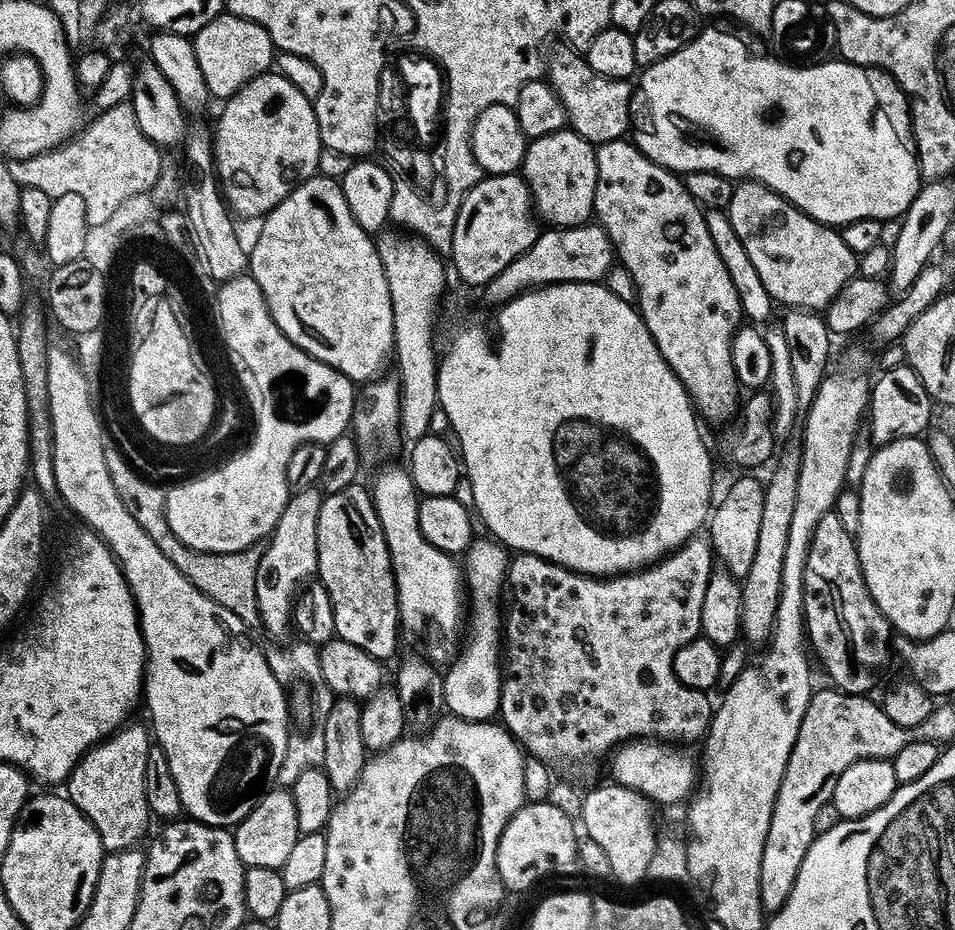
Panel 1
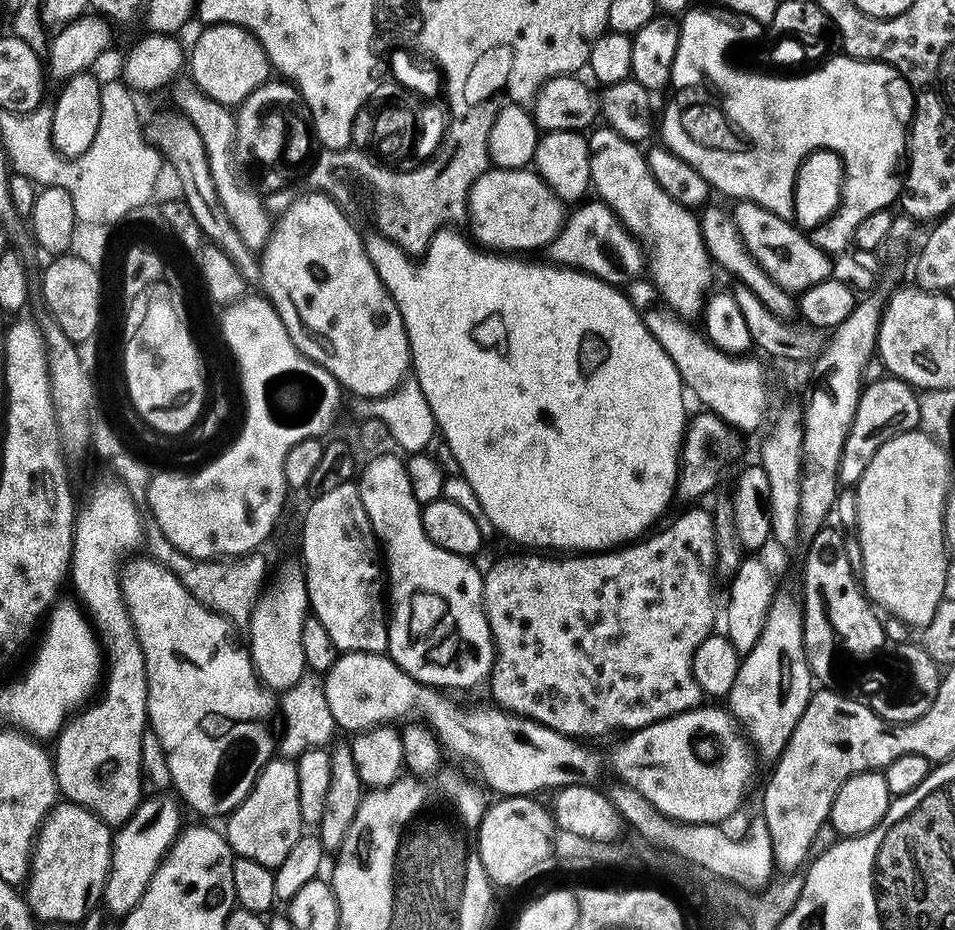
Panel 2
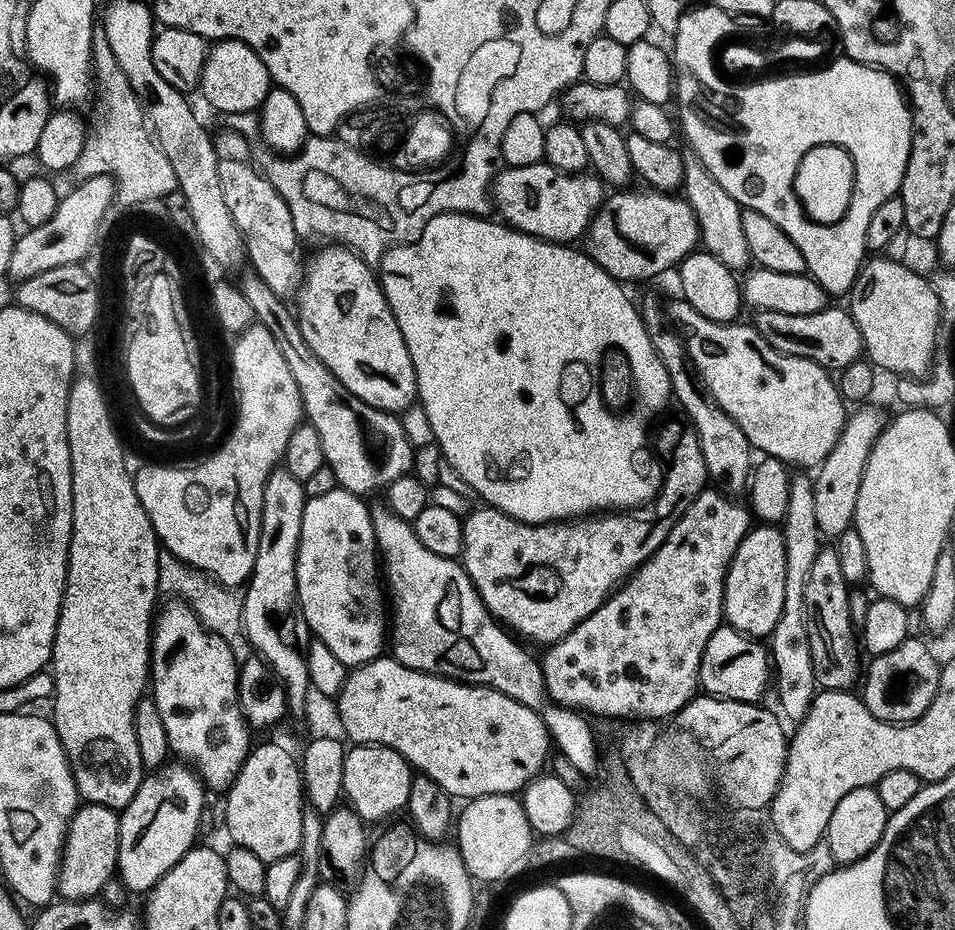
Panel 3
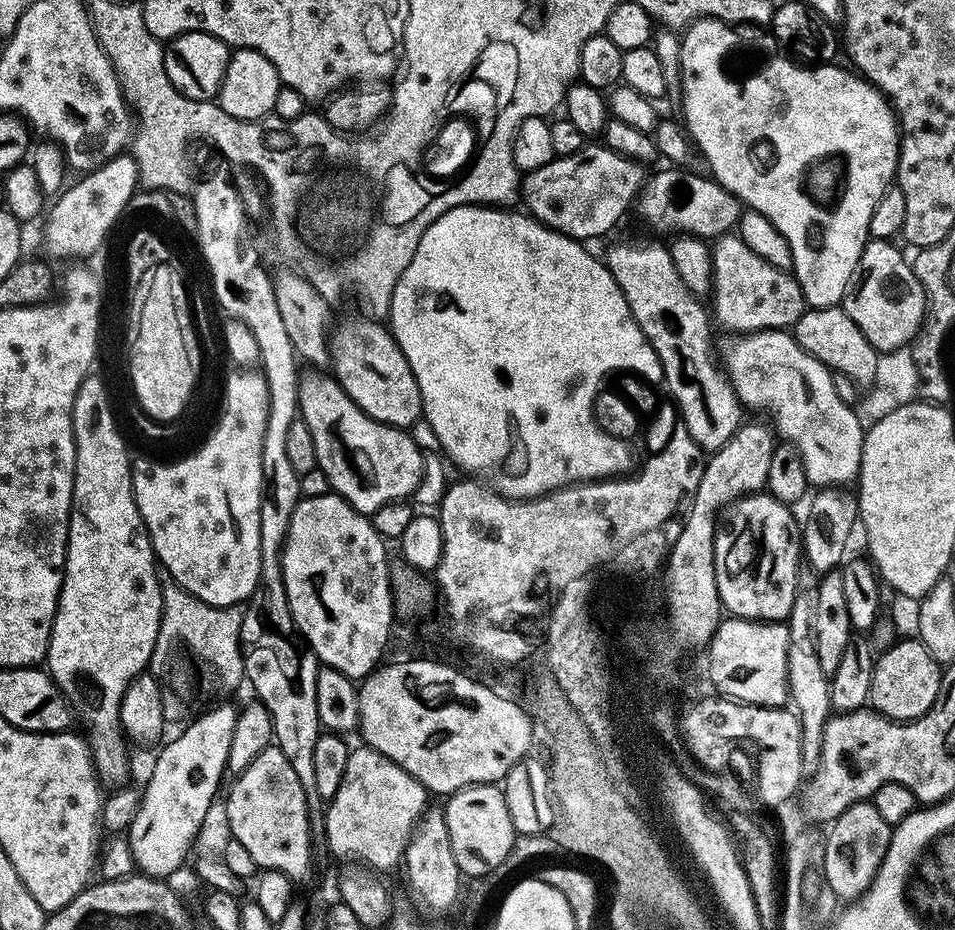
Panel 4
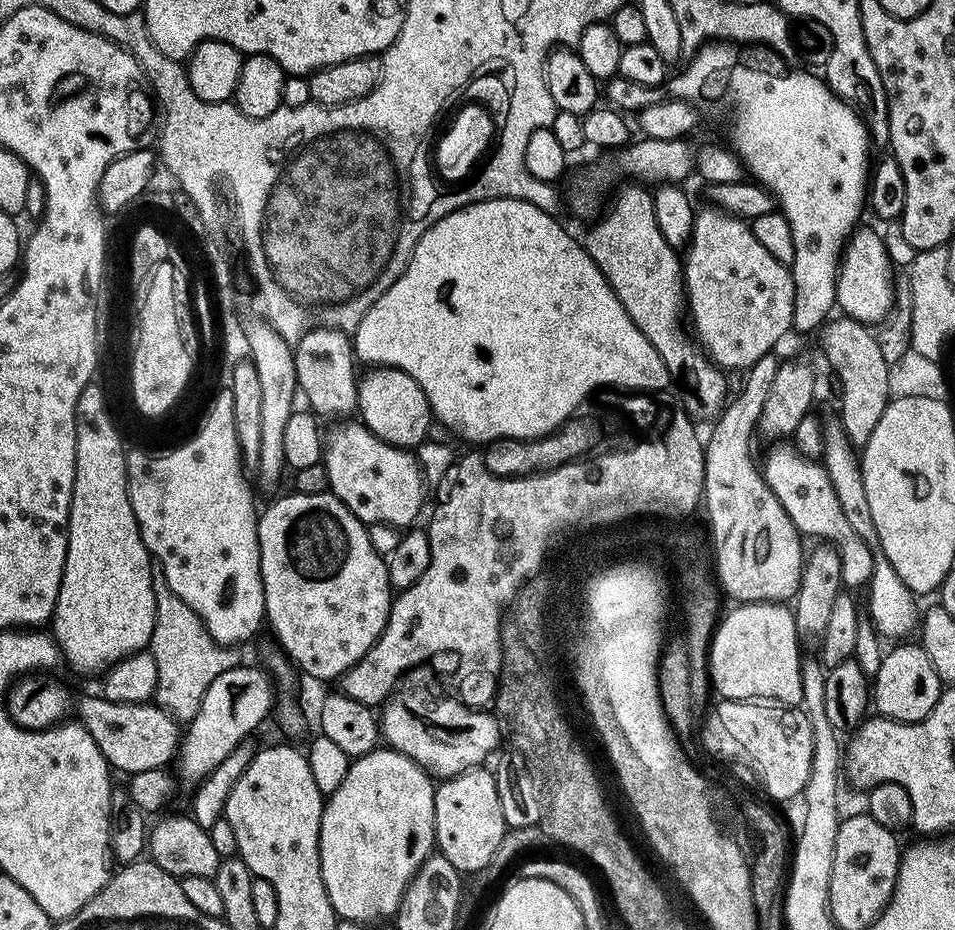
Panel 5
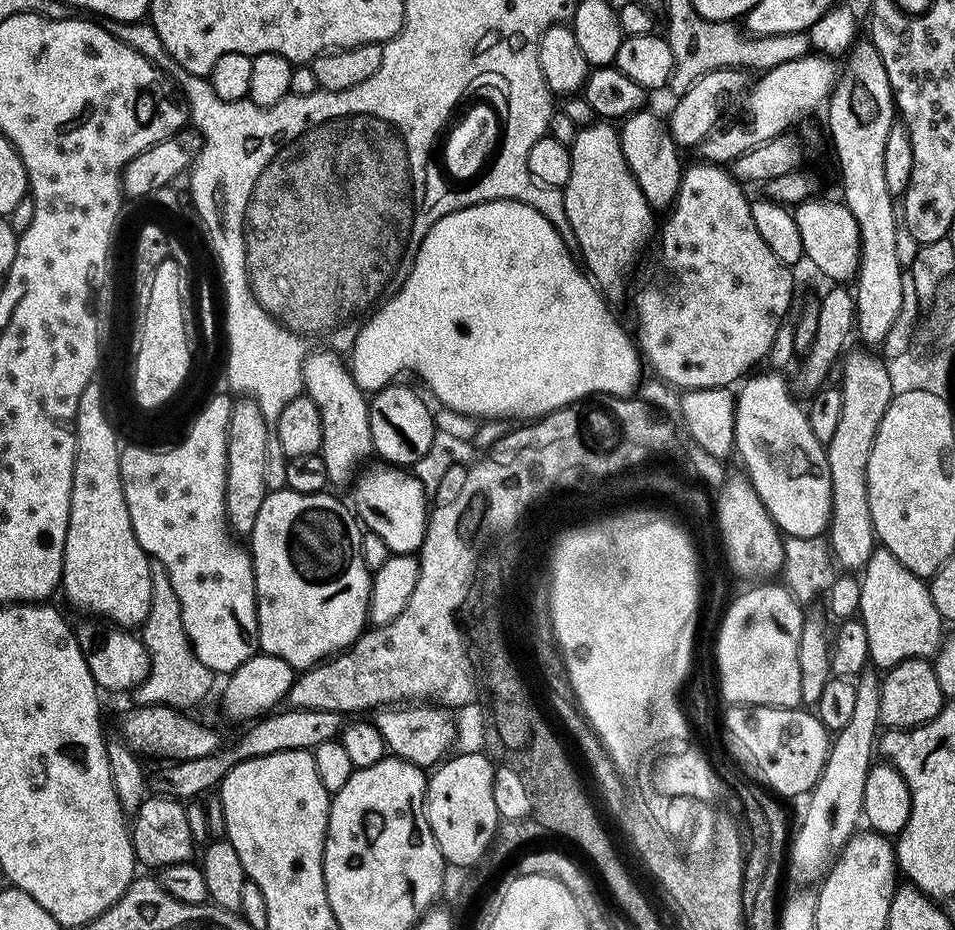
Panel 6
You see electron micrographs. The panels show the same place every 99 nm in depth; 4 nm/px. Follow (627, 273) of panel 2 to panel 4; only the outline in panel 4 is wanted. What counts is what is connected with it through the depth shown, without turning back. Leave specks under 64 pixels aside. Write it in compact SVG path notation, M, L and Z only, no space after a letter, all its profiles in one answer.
M668 166L665 172L649 179L638 196L638 206L644 220L652 228L673 228L673 233L701 238L719 238L739 225L742 205L715 179L703 180L695 171Z

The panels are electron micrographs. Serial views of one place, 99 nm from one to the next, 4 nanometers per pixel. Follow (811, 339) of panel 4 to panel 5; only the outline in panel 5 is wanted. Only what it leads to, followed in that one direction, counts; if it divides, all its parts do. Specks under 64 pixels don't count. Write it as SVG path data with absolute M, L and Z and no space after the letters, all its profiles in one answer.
M833 319L823 329L824 356L840 379L839 427L852 446L862 446L870 438L874 426L878 426L878 418L882 418L890 399L887 380L889 364L882 358L881 347L869 325L859 324L857 320L839 319Z

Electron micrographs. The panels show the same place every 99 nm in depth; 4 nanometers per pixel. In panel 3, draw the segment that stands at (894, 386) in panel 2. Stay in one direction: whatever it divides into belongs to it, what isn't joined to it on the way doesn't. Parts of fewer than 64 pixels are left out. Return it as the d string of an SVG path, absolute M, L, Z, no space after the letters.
M857 407L847 417L841 436L834 448L820 467L815 469L814 483L814 514L816 526L821 533L837 538L844 531L853 527L856 518L858 490L862 486L862 474L866 470L866 462L872 453L872 447L886 427L886 416L880 408Z

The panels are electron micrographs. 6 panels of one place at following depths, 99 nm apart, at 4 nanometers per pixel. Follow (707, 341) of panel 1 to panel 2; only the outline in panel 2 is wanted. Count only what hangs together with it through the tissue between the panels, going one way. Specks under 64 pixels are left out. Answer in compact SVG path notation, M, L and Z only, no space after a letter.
M607 126L593 127L587 133L587 138L590 146L590 178L595 195L610 206L624 227L640 241L646 253L650 280L659 299L679 316L699 317L713 287L714 273L714 263L703 242L699 215L676 202L658 184L639 143L632 143Z

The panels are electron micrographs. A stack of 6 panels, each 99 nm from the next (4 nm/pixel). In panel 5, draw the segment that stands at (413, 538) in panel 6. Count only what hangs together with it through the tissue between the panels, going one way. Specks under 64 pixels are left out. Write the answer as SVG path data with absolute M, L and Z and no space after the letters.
M356 420L339 423L325 435L322 463L327 471L329 491L339 498L366 526L389 524L411 527L422 508L424 479L413 451L382 442Z

